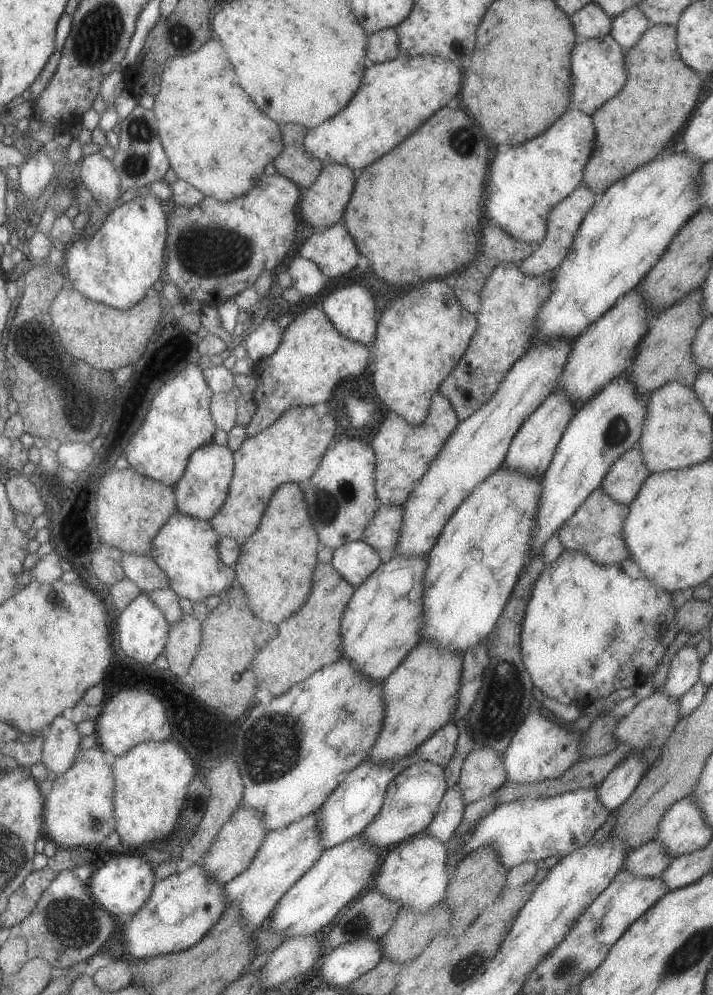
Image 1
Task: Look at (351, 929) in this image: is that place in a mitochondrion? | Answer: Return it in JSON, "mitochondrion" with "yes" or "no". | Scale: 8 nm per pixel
{"mitochondrion":"yes"}

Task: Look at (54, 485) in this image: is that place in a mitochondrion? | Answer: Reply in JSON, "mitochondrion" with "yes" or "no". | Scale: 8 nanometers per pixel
{"mitochondrion":"no"}

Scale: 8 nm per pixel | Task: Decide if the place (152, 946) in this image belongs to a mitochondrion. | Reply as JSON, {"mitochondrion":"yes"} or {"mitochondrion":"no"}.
{"mitochondrion":"no"}

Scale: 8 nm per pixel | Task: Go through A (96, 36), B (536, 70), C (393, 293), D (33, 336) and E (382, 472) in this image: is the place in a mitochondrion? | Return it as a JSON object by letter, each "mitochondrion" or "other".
{"A":"mitochondrion","B":"other","C":"mitochondrion","D":"other","E":"other"}

